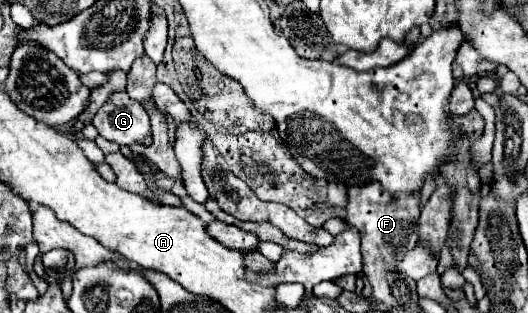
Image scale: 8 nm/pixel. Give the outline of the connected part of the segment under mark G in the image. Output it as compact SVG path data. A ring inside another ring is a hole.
M126 92L112 94L110 100L96 112L92 124L102 138L112 140L116 144L144 144L144 138L150 134L150 120L146 110L142 108L140 102L130 100Z

